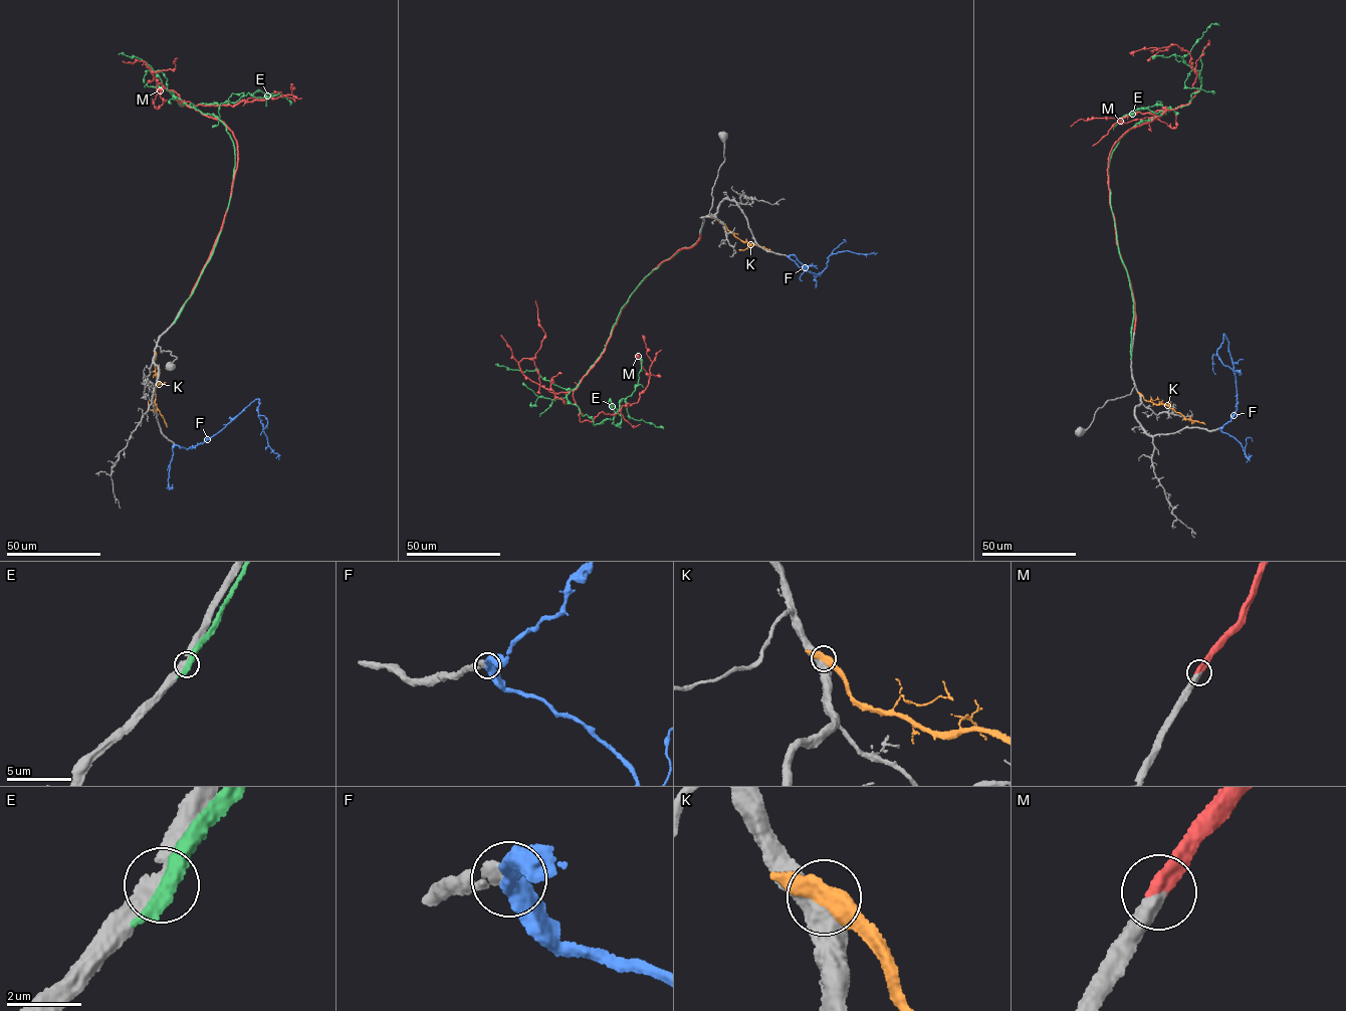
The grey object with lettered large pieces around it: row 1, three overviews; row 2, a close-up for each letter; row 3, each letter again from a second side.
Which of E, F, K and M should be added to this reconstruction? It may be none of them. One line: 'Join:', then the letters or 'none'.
Join: F, M

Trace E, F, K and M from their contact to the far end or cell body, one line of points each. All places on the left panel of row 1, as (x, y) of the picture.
E: (174, 322), (221, 231), (235, 153), (218, 118), (172, 96), (195, 107), (260, 90), (290, 105)
F: (174, 444), (188, 449), (205, 441), (257, 399), (263, 429), (279, 460)
K: (156, 354), (155, 404), (167, 427)
M: (183, 305), (220, 230), (238, 159), (237, 141), (226, 124), (177, 100), (233, 106), (291, 94), (292, 83)

